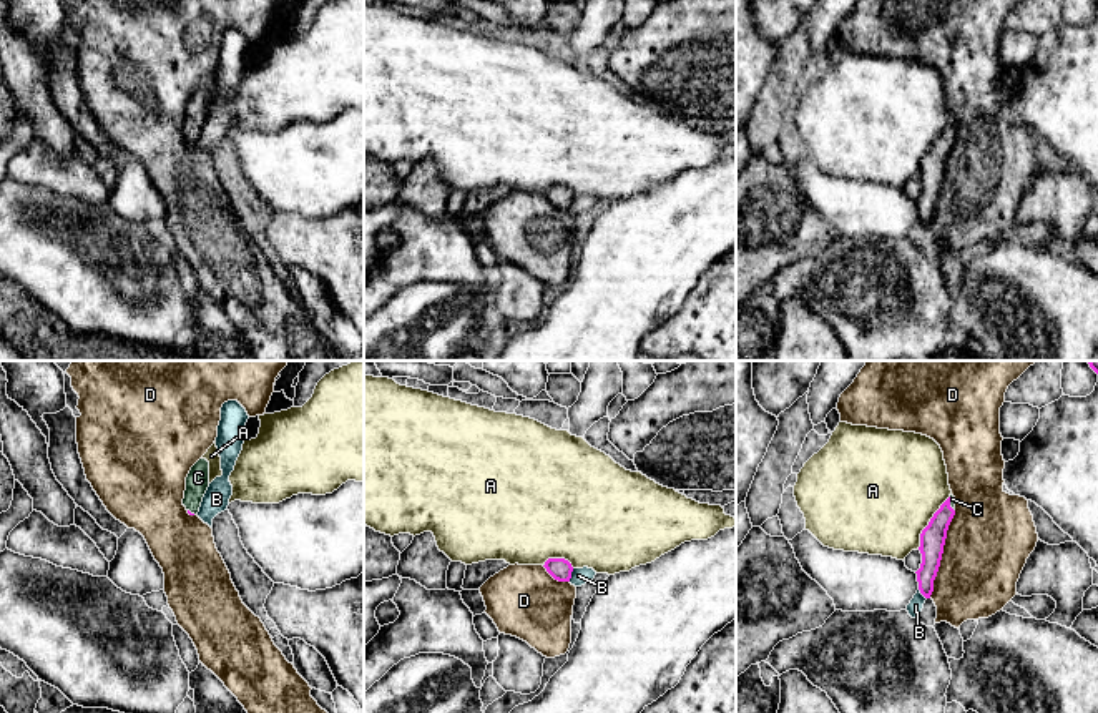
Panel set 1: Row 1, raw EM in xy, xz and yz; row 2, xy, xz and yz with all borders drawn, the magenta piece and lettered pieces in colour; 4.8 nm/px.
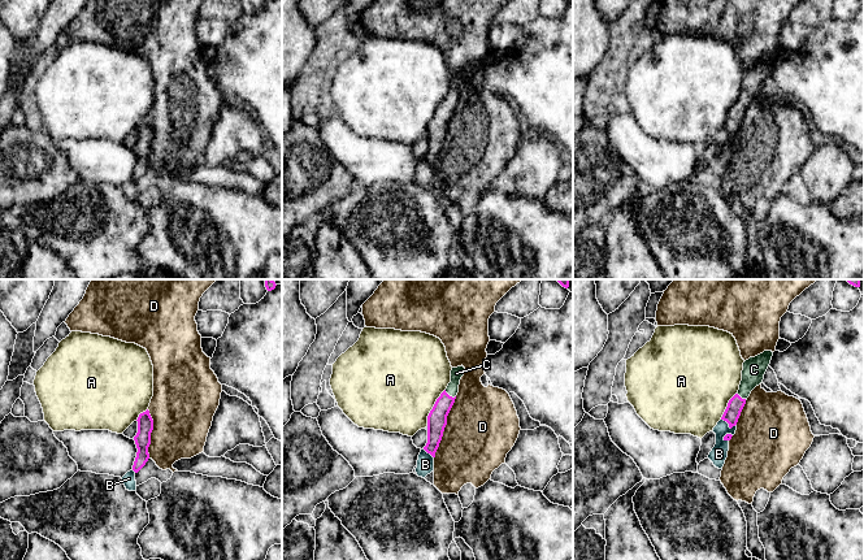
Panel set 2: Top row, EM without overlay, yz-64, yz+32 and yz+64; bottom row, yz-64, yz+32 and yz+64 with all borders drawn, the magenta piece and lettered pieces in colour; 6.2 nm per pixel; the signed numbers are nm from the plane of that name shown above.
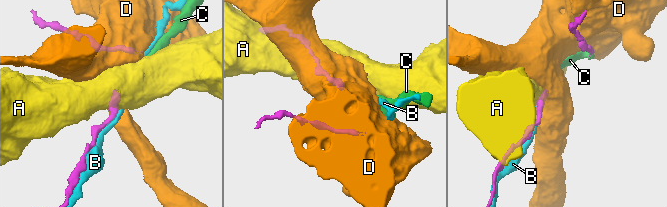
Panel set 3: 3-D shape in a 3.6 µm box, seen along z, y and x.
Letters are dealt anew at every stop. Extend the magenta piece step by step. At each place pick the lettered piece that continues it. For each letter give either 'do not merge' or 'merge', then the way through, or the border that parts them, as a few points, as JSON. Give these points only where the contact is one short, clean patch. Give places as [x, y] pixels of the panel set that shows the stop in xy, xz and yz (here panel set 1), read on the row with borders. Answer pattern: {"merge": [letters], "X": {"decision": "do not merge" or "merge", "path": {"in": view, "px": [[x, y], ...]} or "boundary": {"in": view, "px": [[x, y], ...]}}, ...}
{"merge": ["C"], "A": {"decision": "do not merge", "boundary": {"in": "yz", "px": [[949, 496], [922, 531], [917, 547]]}}, "B": {"decision": "do not merge"}, "C": {"decision": "merge"}, "D": {"decision": "do not merge", "boundary": {"in": "yz", "px": [[955, 511], [947, 531], [934, 590], [929, 597]]}}}

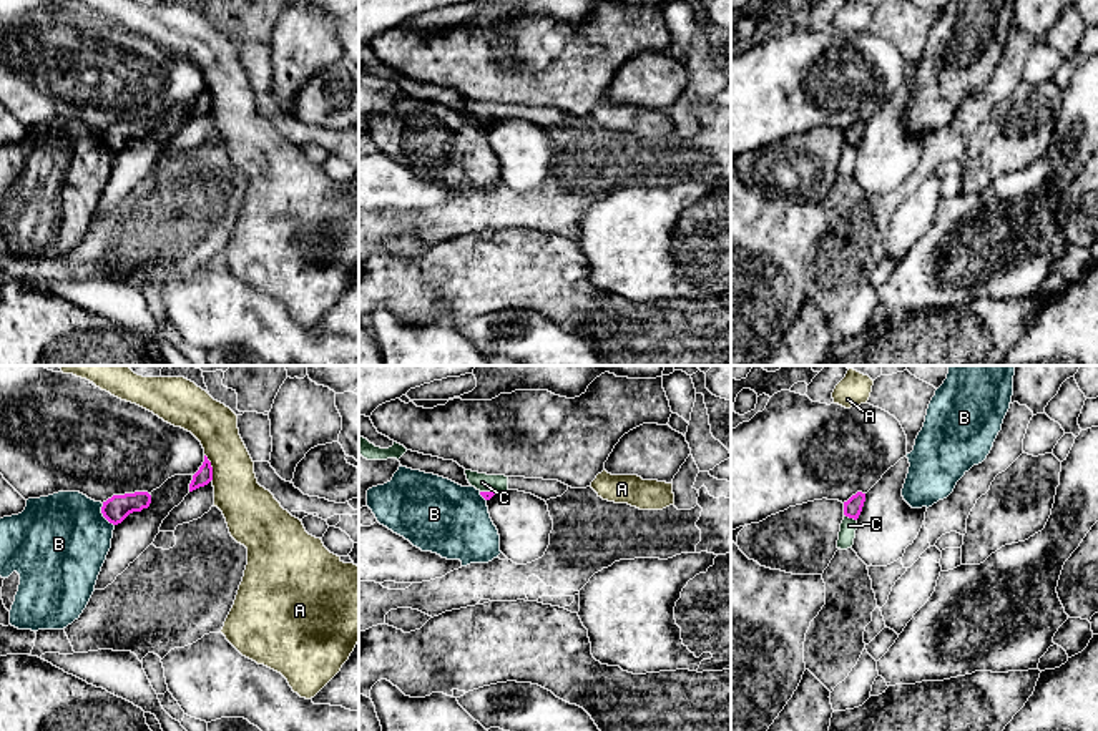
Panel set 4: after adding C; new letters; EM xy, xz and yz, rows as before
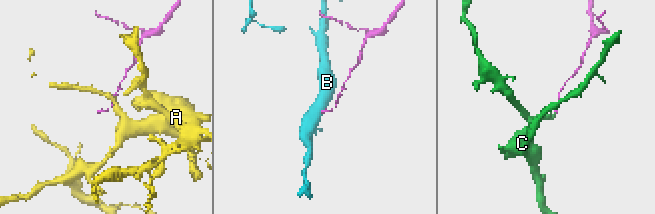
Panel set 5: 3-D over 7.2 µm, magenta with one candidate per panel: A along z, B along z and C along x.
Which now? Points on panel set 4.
{"merge": [], "A": {"decision": "do not merge", "boundary": {"in": "xy", "px": [[205, 454], [213, 479]]}}, "B": {"decision": "do not merge"}, "C": {"decision": "do not merge", "boundary": {"in": "yz", "px": [[844, 514], [856, 520]]}}}

